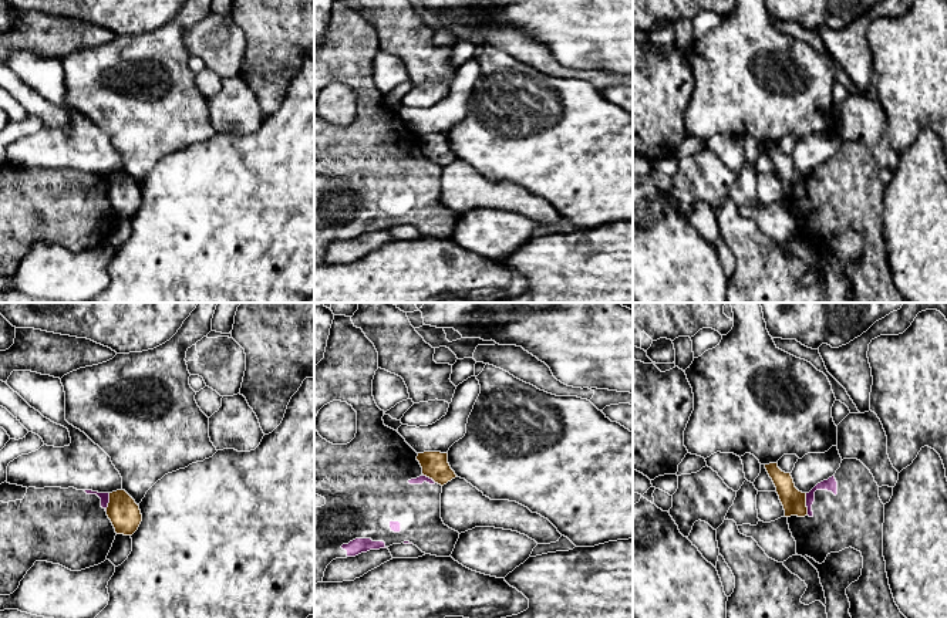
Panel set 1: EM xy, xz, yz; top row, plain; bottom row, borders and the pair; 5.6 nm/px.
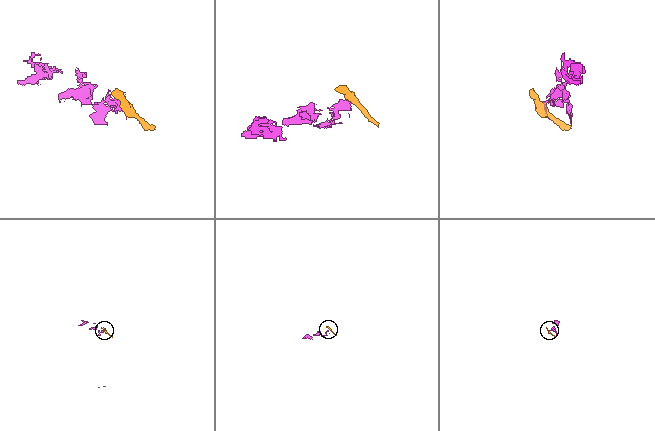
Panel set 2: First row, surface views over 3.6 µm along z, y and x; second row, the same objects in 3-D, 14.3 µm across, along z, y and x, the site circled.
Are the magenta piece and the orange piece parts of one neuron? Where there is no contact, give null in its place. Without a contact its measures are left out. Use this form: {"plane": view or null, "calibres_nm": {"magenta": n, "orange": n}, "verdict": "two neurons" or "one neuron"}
{"plane": "yz", "calibres_nm": {"magenta": 80, "orange": 140}, "verdict": "two neurons"}

